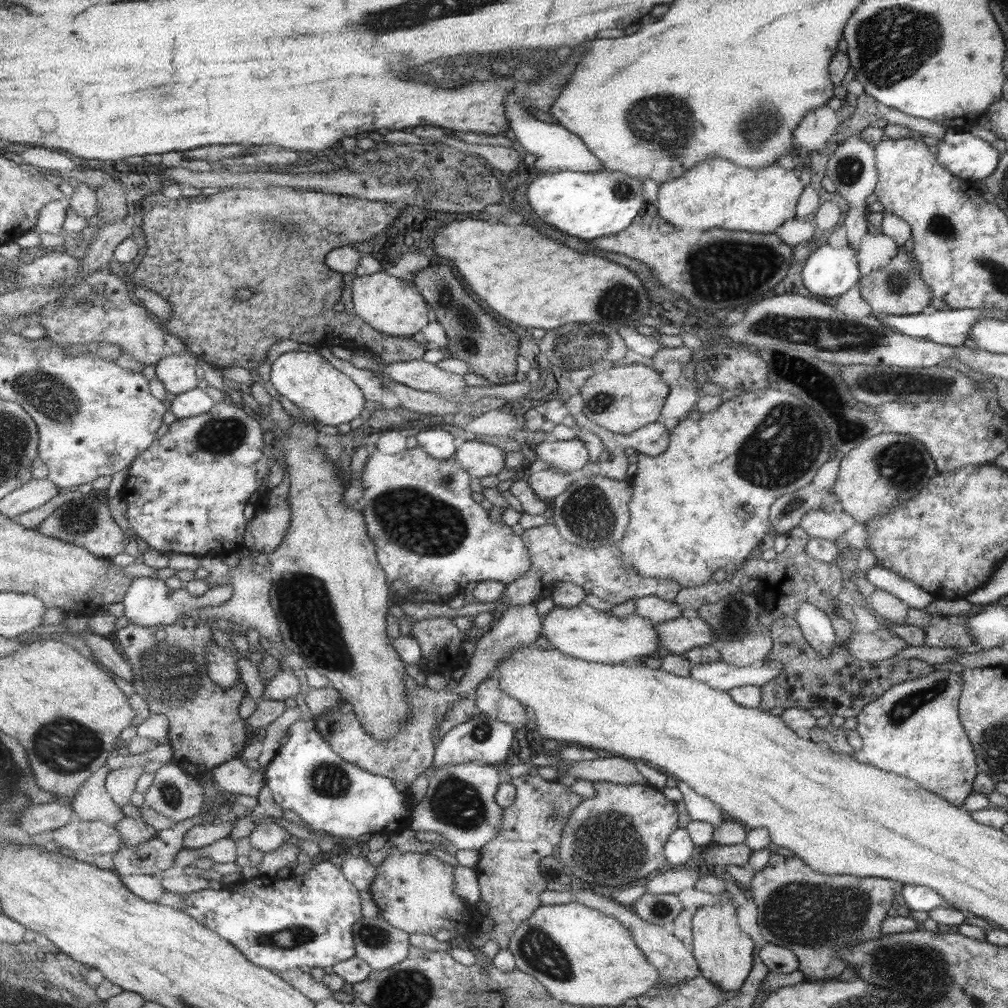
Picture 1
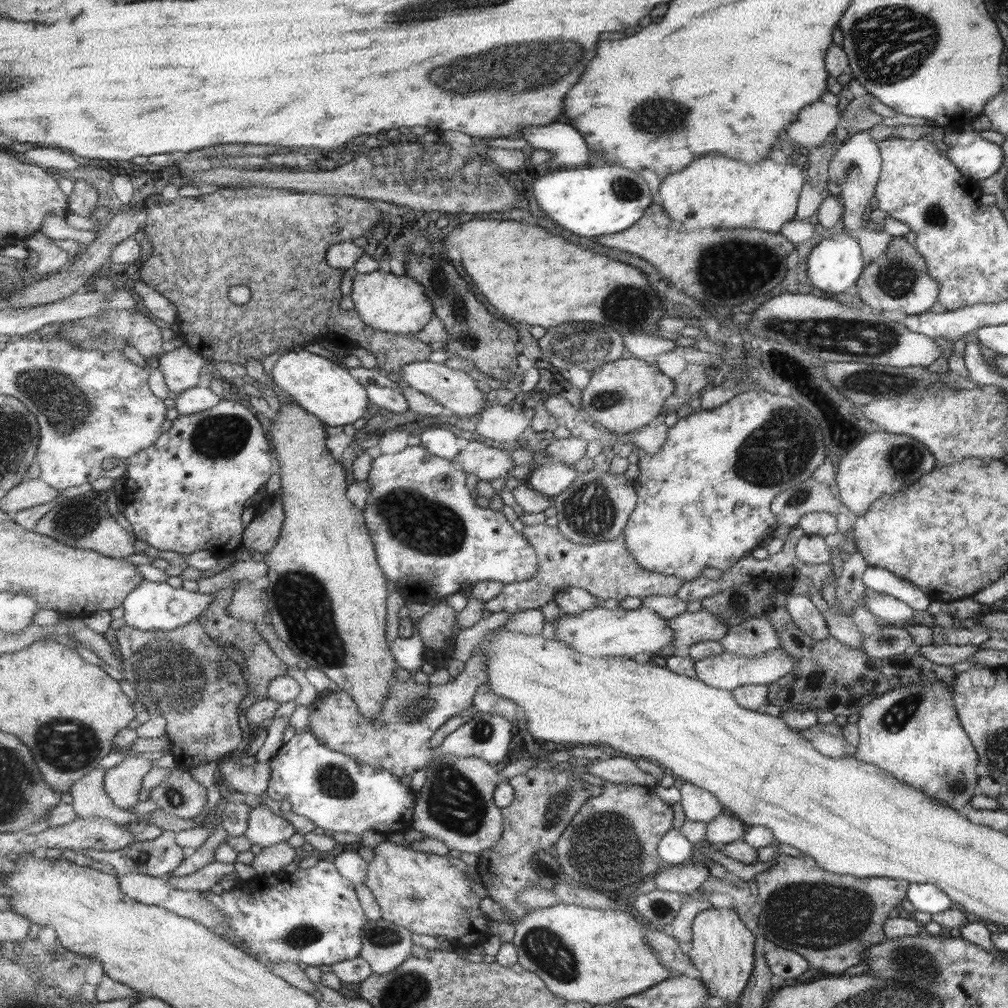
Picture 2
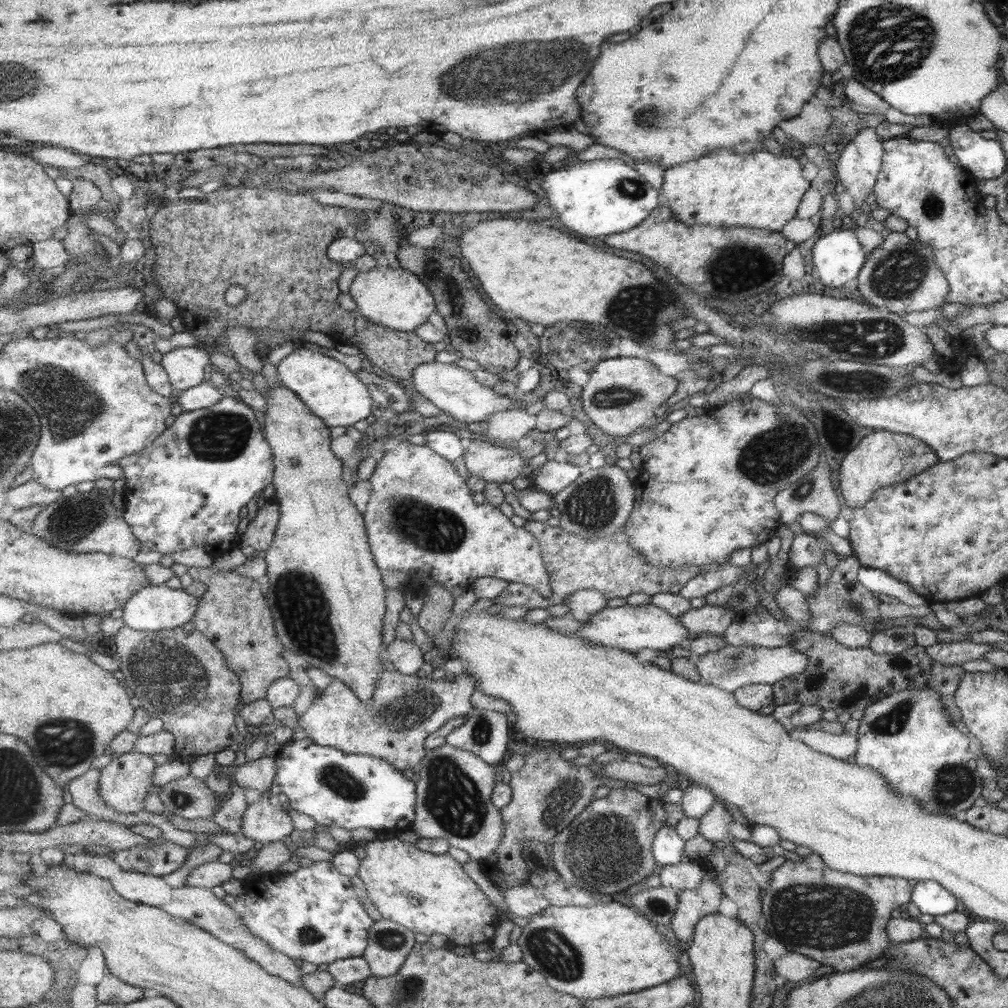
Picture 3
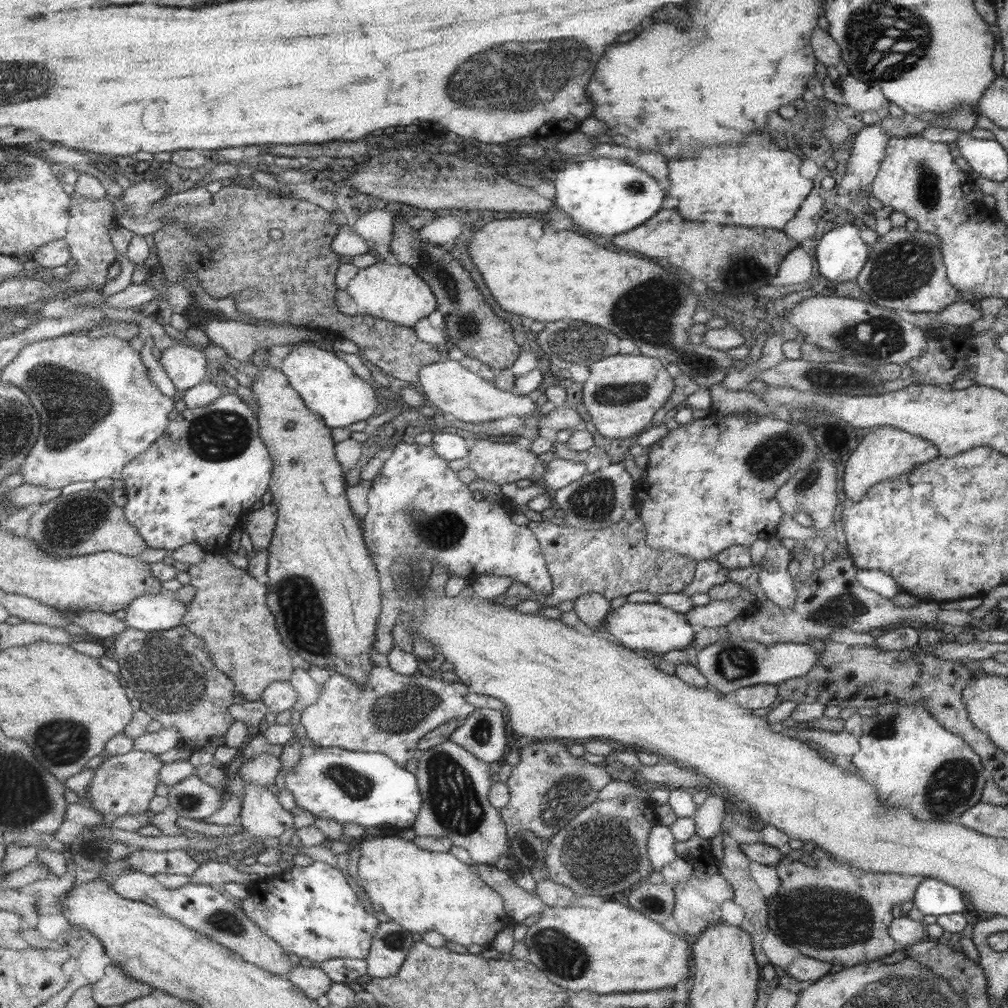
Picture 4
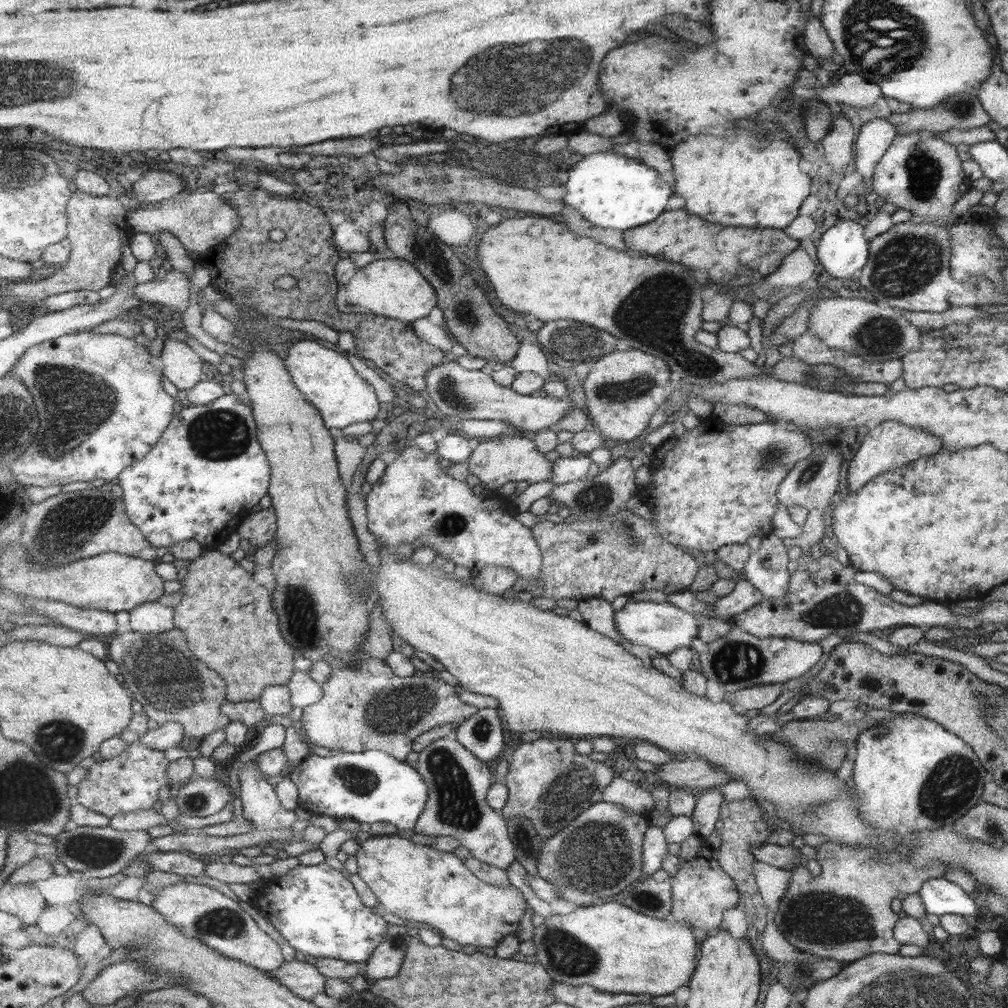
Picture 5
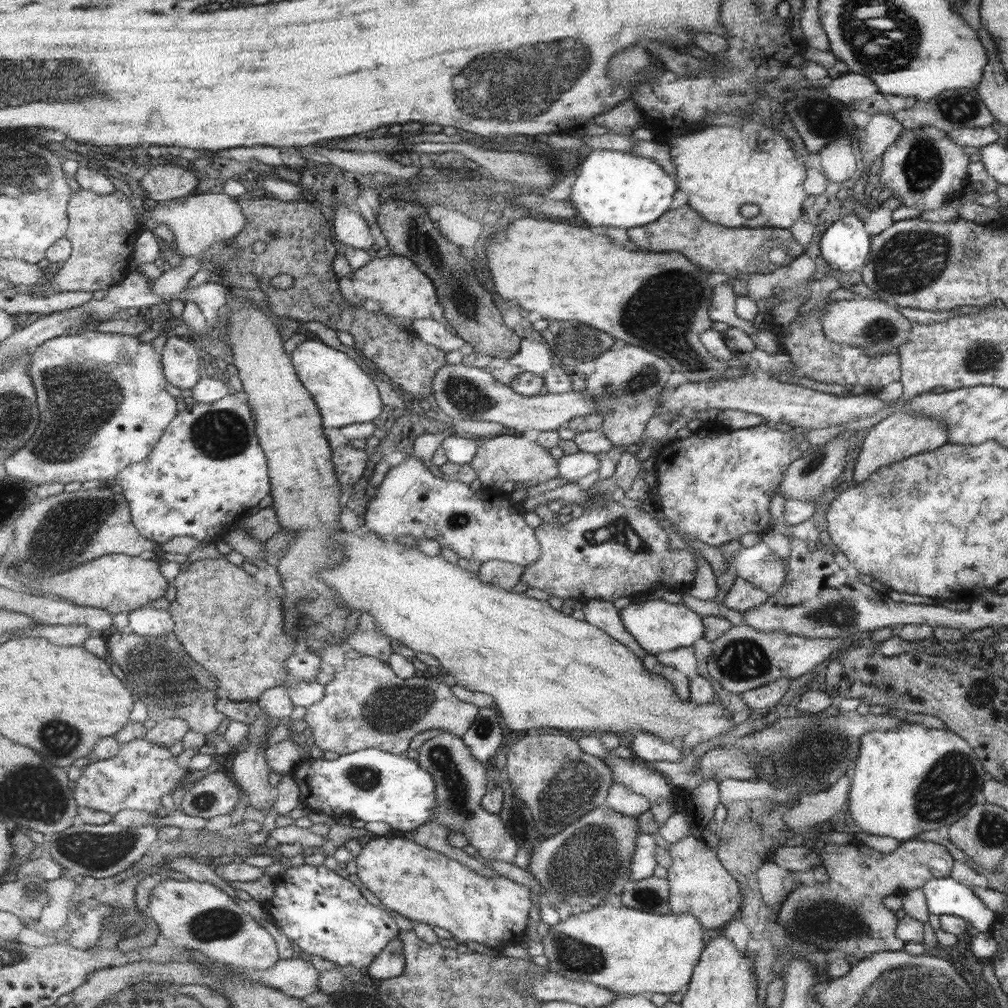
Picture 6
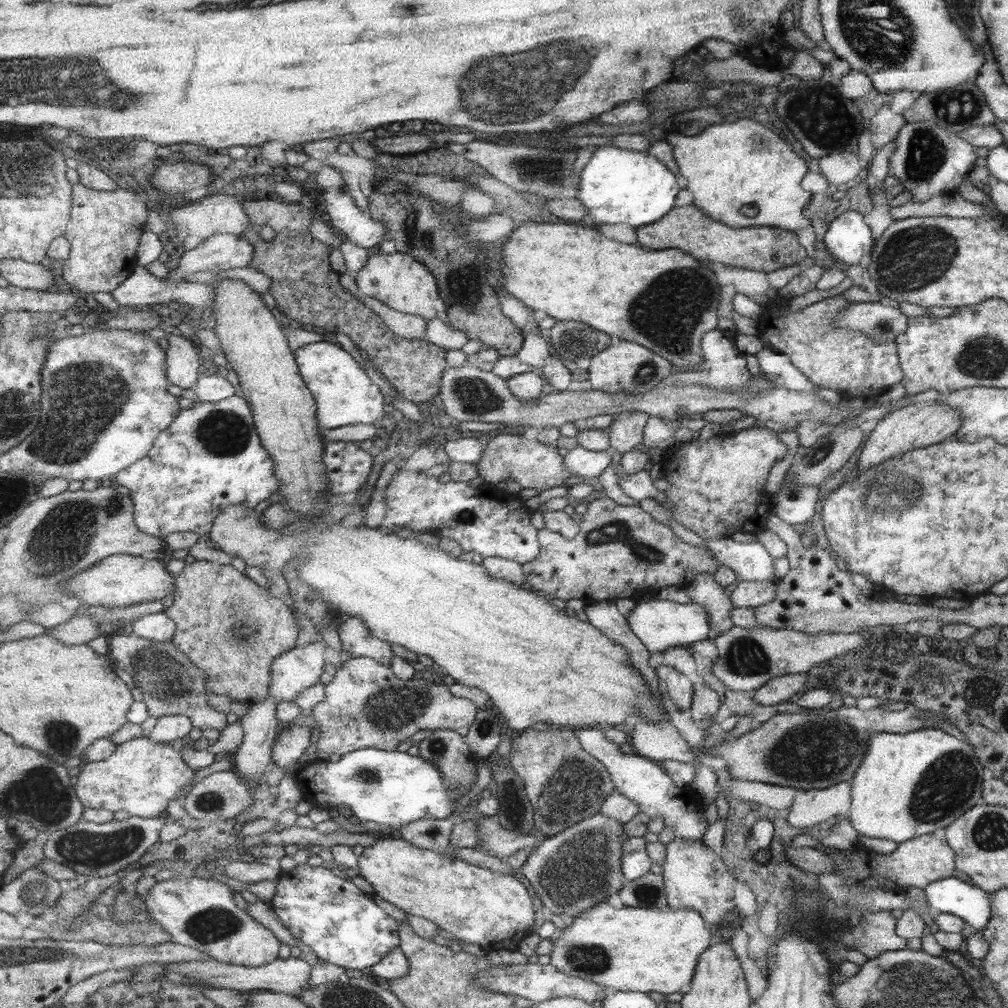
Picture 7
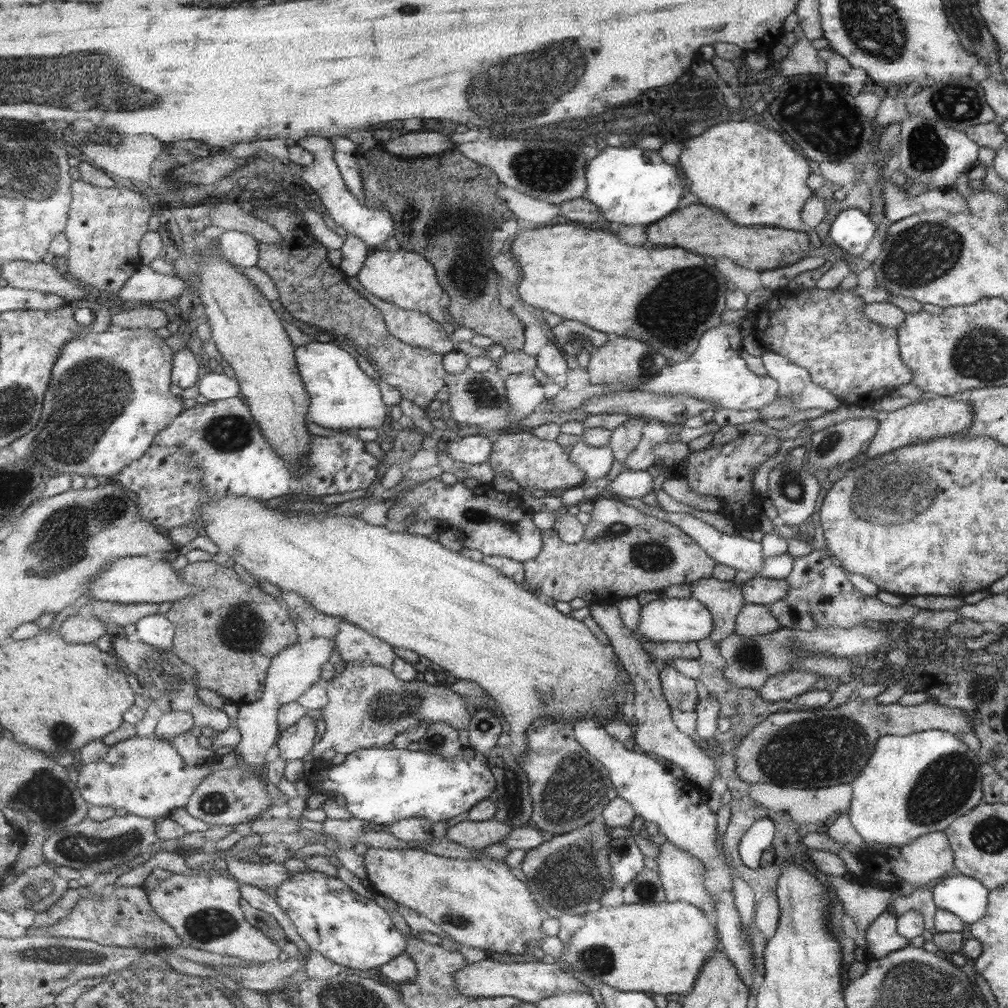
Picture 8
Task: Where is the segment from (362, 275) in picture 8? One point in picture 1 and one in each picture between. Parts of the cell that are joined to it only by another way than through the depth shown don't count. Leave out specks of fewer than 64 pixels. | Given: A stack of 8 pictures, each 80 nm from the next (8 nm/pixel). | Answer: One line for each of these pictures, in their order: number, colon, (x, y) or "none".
1: (393, 306)
2: (388, 302)
3: (398, 299)
4: (392, 291)
5: (393, 288)
6: (401, 289)
7: (400, 280)

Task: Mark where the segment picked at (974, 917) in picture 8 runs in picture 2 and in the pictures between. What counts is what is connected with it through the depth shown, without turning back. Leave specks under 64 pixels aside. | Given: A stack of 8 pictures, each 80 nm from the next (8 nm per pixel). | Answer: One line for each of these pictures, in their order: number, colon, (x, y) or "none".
2: (925, 897)
3: (930, 898)
4: (932, 897)
5: (940, 896)
6: (945, 895)
7: (949, 895)

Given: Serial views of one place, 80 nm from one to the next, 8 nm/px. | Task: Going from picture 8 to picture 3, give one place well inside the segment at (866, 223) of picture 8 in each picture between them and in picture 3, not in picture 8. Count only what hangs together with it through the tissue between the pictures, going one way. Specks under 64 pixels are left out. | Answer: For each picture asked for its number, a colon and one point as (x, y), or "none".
3: (836, 259)
4: (841, 253)
5: (843, 248)
6: (845, 245)
7: (847, 238)

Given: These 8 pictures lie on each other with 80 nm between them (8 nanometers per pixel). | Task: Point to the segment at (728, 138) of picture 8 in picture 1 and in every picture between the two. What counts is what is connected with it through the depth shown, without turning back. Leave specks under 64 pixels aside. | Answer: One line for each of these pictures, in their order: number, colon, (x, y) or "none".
1: (715, 193)
2: (713, 192)
3: (762, 191)
4: (756, 184)
5: (736, 181)
6: (721, 168)
7: (725, 166)

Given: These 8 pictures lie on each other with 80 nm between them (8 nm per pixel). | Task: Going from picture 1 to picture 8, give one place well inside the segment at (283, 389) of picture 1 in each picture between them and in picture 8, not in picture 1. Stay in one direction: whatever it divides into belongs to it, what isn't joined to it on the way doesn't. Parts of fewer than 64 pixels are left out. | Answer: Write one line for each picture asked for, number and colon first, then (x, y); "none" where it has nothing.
2: (323, 387)
3: (331, 389)
4: (329, 386)
5: (328, 378)
6: (345, 394)
7: (345, 395)
8: (342, 396)

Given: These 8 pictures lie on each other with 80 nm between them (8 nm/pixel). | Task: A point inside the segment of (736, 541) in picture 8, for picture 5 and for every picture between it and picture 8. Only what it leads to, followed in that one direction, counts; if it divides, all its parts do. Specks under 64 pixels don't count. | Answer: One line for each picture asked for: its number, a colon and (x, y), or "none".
5: (766, 568)
6: (757, 565)
7: (750, 561)

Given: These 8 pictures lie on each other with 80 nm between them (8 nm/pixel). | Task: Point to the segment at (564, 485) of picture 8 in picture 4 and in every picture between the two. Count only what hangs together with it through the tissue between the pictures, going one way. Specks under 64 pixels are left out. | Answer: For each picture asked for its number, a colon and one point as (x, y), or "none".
4: (502, 463)
5: (495, 461)
6: (500, 458)
7: (532, 464)

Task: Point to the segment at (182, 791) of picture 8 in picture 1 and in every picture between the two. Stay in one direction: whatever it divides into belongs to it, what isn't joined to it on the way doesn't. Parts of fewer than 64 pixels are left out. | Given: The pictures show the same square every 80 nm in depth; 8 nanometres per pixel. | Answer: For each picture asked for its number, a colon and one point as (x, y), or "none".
1: (121, 783)
2: (124, 782)
3: (125, 781)
4: (125, 784)
5: (131, 782)
6: (142, 773)
7: (142, 776)

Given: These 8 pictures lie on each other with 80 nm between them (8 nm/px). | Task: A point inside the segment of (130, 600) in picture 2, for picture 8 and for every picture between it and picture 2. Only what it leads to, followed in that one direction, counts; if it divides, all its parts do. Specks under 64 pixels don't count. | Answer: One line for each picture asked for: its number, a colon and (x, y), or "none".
3: (158, 607)
4: (162, 611)
5: (154, 617)
6: (146, 621)
7: (160, 627)
8: (157, 630)

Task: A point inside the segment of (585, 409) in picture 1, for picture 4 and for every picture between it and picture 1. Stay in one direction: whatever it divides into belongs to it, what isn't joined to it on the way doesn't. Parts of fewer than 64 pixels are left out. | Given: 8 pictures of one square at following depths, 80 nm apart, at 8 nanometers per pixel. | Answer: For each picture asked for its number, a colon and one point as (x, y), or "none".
2: (625, 394)
3: (622, 392)
4: (622, 393)

